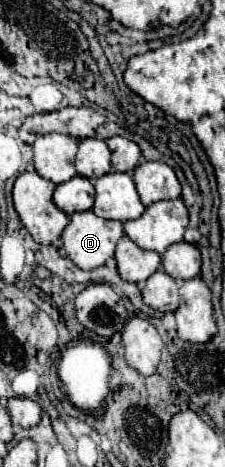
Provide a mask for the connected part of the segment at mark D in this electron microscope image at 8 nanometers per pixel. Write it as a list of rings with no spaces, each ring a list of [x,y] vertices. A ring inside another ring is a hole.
[[[81,211],[71,215],[71,223],[65,227],[61,239],[67,257],[83,271],[91,271],[115,255],[121,237],[121,221],[109,221],[97,217],[93,211]]]

